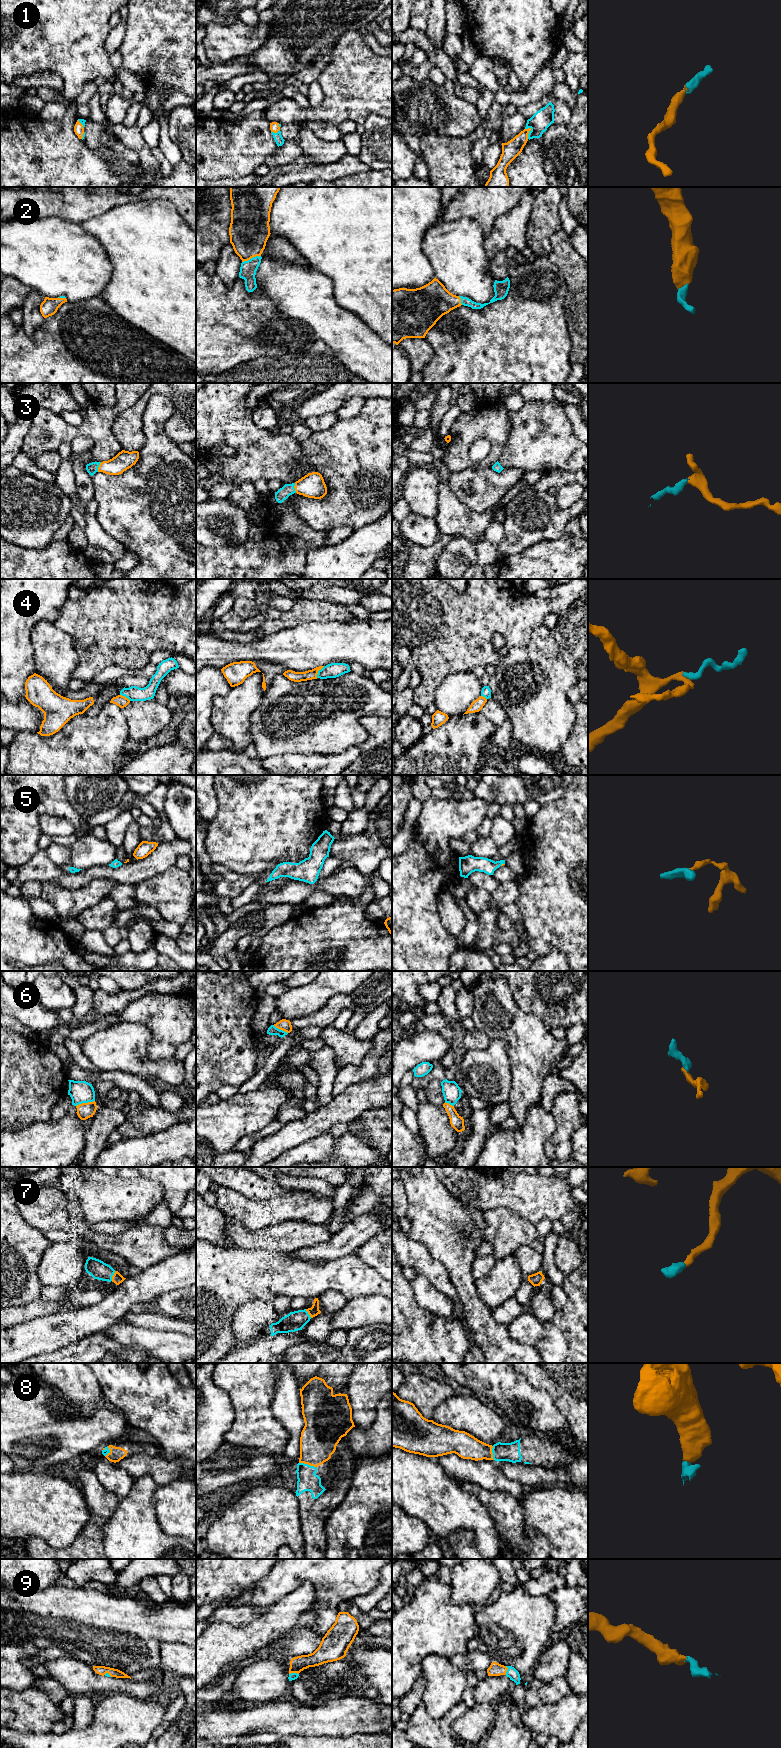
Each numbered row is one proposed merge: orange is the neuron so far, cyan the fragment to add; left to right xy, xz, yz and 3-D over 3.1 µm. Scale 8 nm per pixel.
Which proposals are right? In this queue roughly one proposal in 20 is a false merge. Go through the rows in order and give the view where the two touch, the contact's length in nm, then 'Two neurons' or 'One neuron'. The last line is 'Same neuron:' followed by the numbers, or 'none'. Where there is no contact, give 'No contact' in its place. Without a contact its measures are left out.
1: Touches orange in yz. Shared border 100 nm. One neuron
2: Touches orange in xz. Shared border 160 nm. One neuron
3: Touches orange in xy. Shared border 90 nm. One neuron
4: Touches orange in xz. Shared border 120 nm. One neuron
5: Touches orange in yz. Shared border 40 nm. One neuron
6: Touches orange in xy. Shared border 160 nm. One neuron
7: Touches orange in xy. Shared border 90 nm. One neuron
8: Touches orange in xz. Shared border 140 nm. One neuron
9: Touches orange in xz. Shared border 80 nm. One neuron
Same neuron: 1, 2, 3, 4, 5, 6, 7, 8, 9

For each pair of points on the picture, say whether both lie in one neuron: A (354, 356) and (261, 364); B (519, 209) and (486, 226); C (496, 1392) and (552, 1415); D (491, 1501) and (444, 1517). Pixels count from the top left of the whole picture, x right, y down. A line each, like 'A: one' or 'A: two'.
A: two
B: two
C: one
D: two

